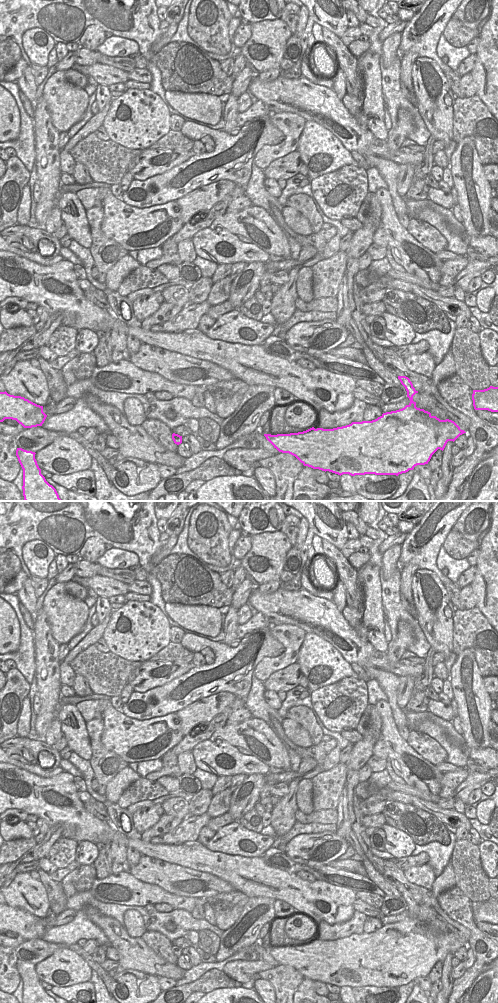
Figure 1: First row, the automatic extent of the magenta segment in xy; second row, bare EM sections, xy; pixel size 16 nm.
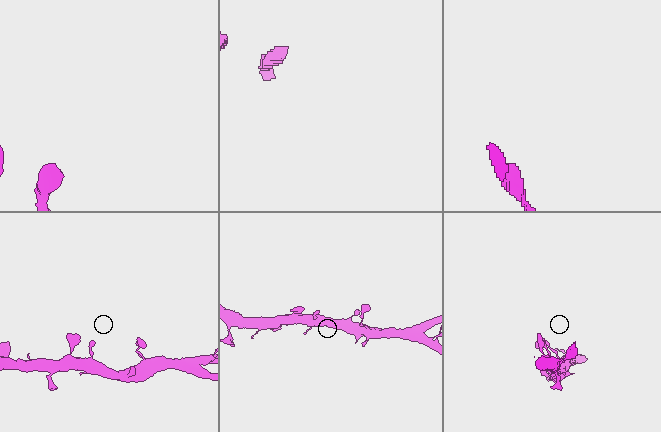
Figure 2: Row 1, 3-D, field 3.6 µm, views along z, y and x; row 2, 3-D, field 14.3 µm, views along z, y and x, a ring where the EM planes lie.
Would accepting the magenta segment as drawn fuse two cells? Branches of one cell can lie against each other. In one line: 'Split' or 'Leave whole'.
Leave whole

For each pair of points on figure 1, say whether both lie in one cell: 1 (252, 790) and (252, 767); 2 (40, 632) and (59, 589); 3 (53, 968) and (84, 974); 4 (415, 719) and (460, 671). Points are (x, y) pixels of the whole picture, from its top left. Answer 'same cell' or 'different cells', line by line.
1: different cells
2: different cells
3: same cell
4: different cells

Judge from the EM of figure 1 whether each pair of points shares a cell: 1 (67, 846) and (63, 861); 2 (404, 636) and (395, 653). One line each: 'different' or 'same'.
1: same
2: same

